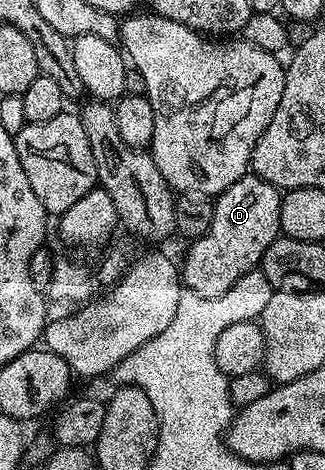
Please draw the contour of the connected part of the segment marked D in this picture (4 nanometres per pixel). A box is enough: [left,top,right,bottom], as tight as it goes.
[181,172,280,298]

